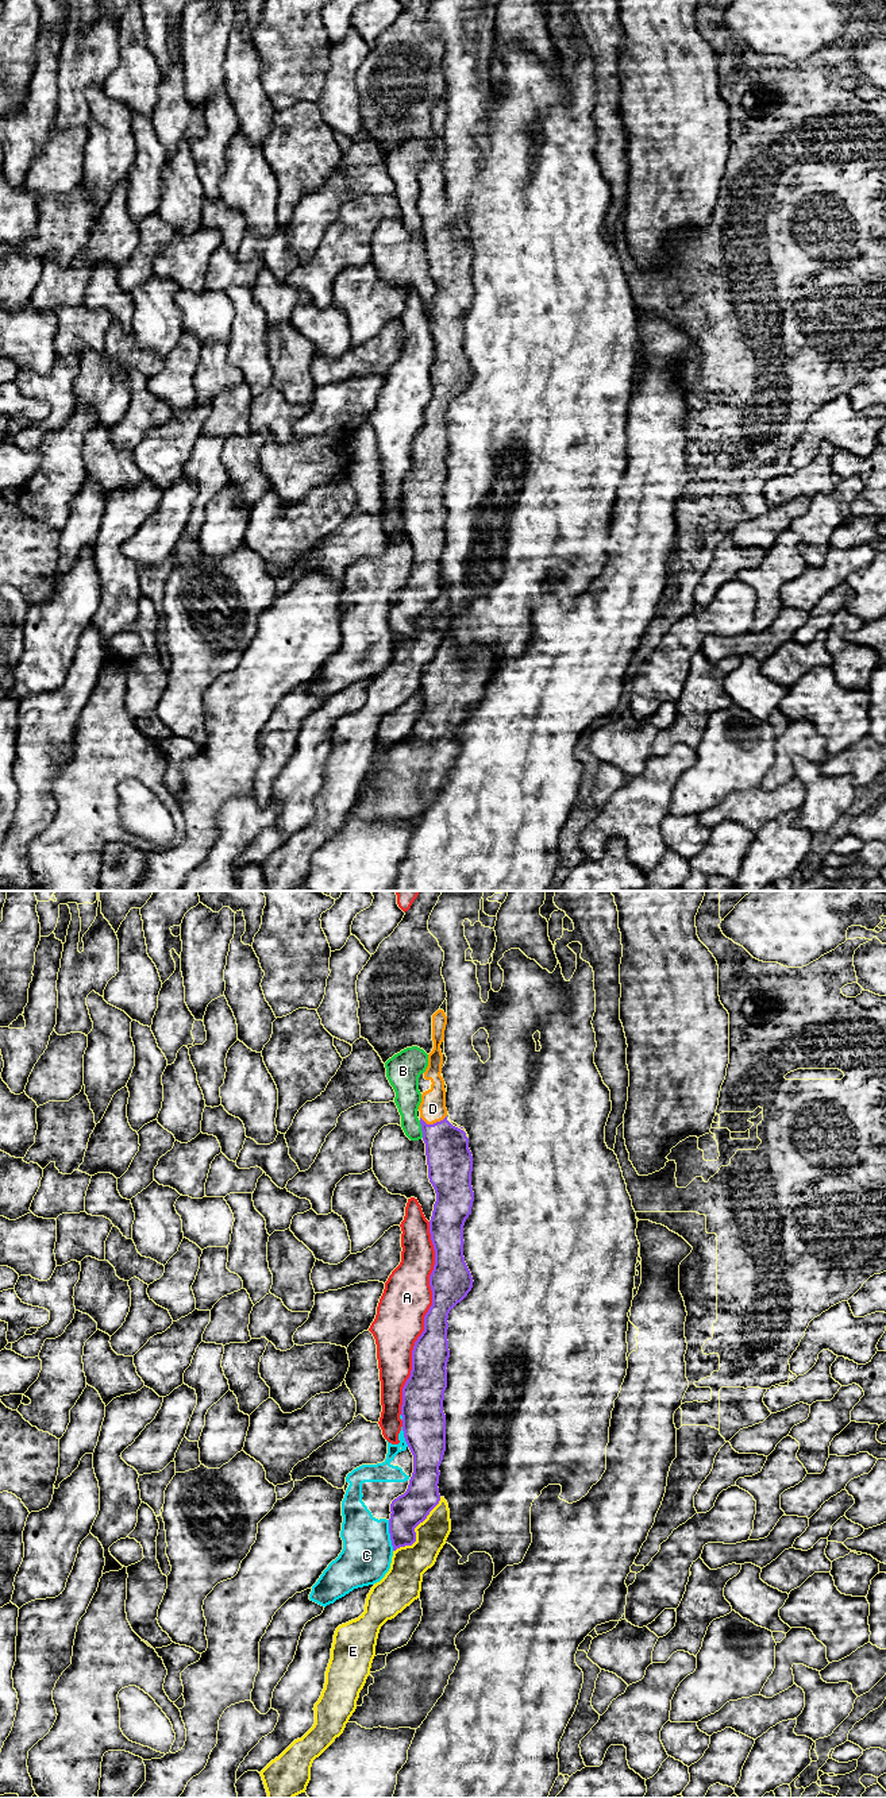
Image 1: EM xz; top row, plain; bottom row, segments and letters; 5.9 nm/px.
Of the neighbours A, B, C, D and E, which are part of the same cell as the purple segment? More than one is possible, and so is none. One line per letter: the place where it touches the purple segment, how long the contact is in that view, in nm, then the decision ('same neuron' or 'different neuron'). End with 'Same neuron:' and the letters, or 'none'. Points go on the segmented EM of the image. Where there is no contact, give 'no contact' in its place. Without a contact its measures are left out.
A: xz (424, 1318) | 1150 nm | different neuron
B: xz (422, 1129) | 110 nm | different neuron
C: xz (391, 1535) | 190 nm | different neuron
D: xz (434, 1123) | 160 nm | same neuron
E: xz (413, 1530) | 440 nm | different neuron
Same neuron: D

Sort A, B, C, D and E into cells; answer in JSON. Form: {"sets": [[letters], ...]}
{"sets": [["A"], ["B"], ["C"], ["D"], ["E"]]}

